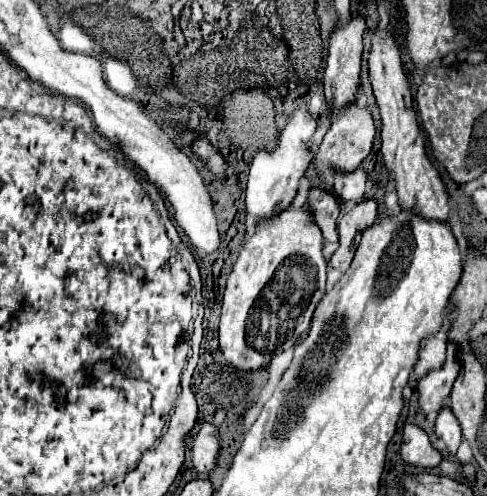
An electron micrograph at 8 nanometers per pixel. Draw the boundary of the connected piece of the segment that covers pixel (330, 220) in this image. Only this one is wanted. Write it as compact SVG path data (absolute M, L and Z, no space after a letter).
M312 188L308 206L314 210L314 220L320 226L324 238L328 242L338 242L338 232L336 232L336 222L340 214L340 204L336 194L322 190L322 188Z

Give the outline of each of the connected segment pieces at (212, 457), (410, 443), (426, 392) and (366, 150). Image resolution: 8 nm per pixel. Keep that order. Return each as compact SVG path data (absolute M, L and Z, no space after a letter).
M204 422L198 436L190 442L192 448L192 464L200 474L208 474L216 468L220 456L220 434L216 426Z
M404 424L402 458L420 468L436 468L442 462L442 454L432 448L428 434L414 424Z
M448 342L448 350L446 350L446 360L442 364L442 368L438 370L430 370L420 382L418 382L418 390L420 390L420 408L424 414L428 412L438 412L438 406L442 406L442 402L450 396L452 384L460 372L460 364L458 364L458 348L454 342Z
M352 102L352 104L346 104L344 108L340 108L334 116L332 128L324 136L320 150L314 158L314 164L320 170L320 176L326 166L338 168L338 170L354 170L372 152L374 138L376 138L376 124L374 124L374 114L370 112L368 106L360 106L358 102Z

